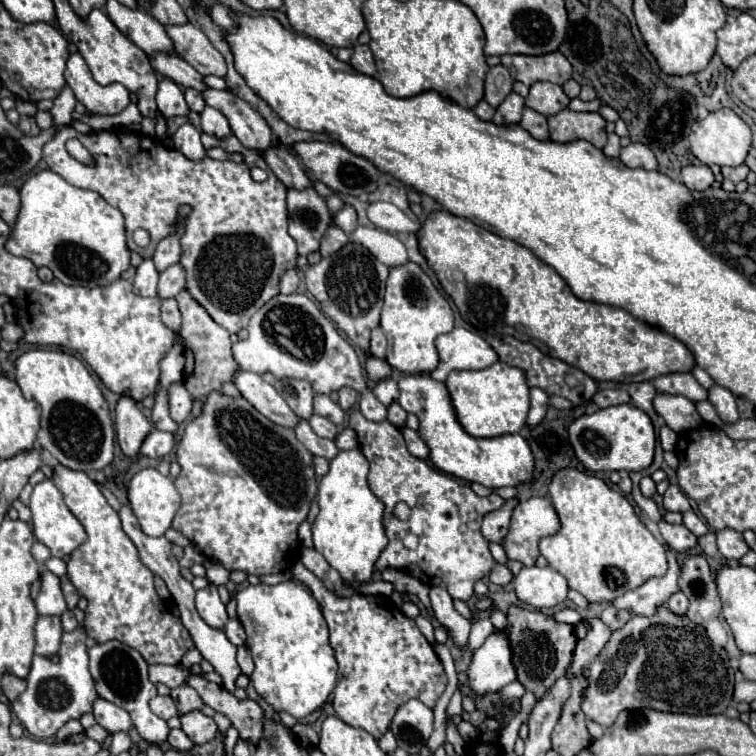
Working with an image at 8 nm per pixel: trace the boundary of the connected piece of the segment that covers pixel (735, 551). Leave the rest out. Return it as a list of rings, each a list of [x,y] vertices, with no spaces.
[[[720,530],[716,532],[716,538],[718,538],[718,550],[722,552],[722,556],[726,560],[740,560],[750,548],[748,544],[744,542],[742,534],[736,532],[736,530]]]

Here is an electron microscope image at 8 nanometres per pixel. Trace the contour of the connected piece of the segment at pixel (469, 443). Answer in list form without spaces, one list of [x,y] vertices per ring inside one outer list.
[[[408,374],[398,380],[400,388],[400,400],[398,404],[406,412],[414,412],[420,420],[420,436],[430,448],[430,460],[434,462],[436,468],[440,468],[446,474],[452,474],[456,478],[462,478],[466,482],[478,482],[482,486],[488,486],[492,490],[502,488],[502,486],[520,486],[524,482],[532,480],[534,474],[534,454],[528,446],[528,442],[520,434],[506,434],[498,438],[474,438],[462,430],[462,426],[456,420],[454,408],[450,404],[450,394],[442,382],[432,380],[428,374]]]

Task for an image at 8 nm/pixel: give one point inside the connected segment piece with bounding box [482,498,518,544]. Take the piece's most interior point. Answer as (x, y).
(495, 525)

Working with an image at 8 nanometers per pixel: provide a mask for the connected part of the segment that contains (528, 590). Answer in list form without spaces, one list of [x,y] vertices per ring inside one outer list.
[[[524,566],[514,576],[512,586],[518,598],[534,608],[552,608],[556,604],[562,604],[568,596],[566,578],[548,566],[546,568]]]

